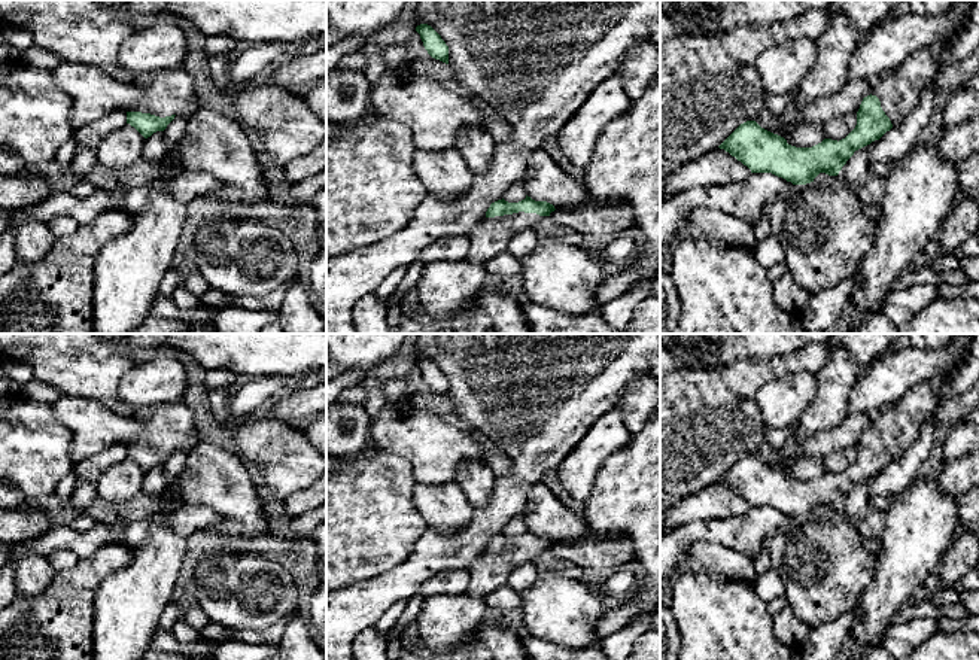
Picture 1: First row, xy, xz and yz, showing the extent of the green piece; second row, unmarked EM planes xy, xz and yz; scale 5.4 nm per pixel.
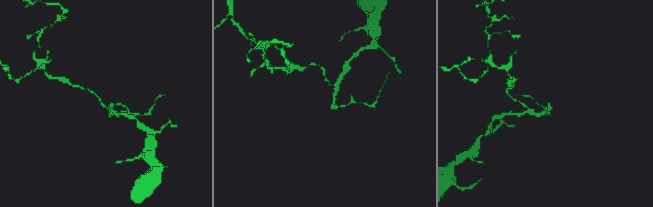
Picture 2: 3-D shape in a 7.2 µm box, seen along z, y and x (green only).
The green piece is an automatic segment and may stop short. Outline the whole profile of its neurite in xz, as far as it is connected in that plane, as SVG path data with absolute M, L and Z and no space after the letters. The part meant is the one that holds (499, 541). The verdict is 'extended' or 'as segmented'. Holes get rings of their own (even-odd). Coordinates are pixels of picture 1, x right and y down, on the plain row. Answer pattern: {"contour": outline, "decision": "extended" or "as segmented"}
{"contour": "M527 529L519 536L508 536L504 532L492 536L486 551L466 569L466 594L486 599L496 588L507 586L513 569L532 562L539 551L550 550L554 544L553 538L535 535Z", "decision": "extended"}

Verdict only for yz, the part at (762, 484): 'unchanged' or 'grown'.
grown

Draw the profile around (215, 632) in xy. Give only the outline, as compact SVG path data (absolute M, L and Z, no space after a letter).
M210 621L206 626L206 638L213 642L221 642L226 635L228 635L228 629L225 629L224 626L215 621Z

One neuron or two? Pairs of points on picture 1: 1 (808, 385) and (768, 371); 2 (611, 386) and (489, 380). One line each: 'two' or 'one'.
1: two
2: one

